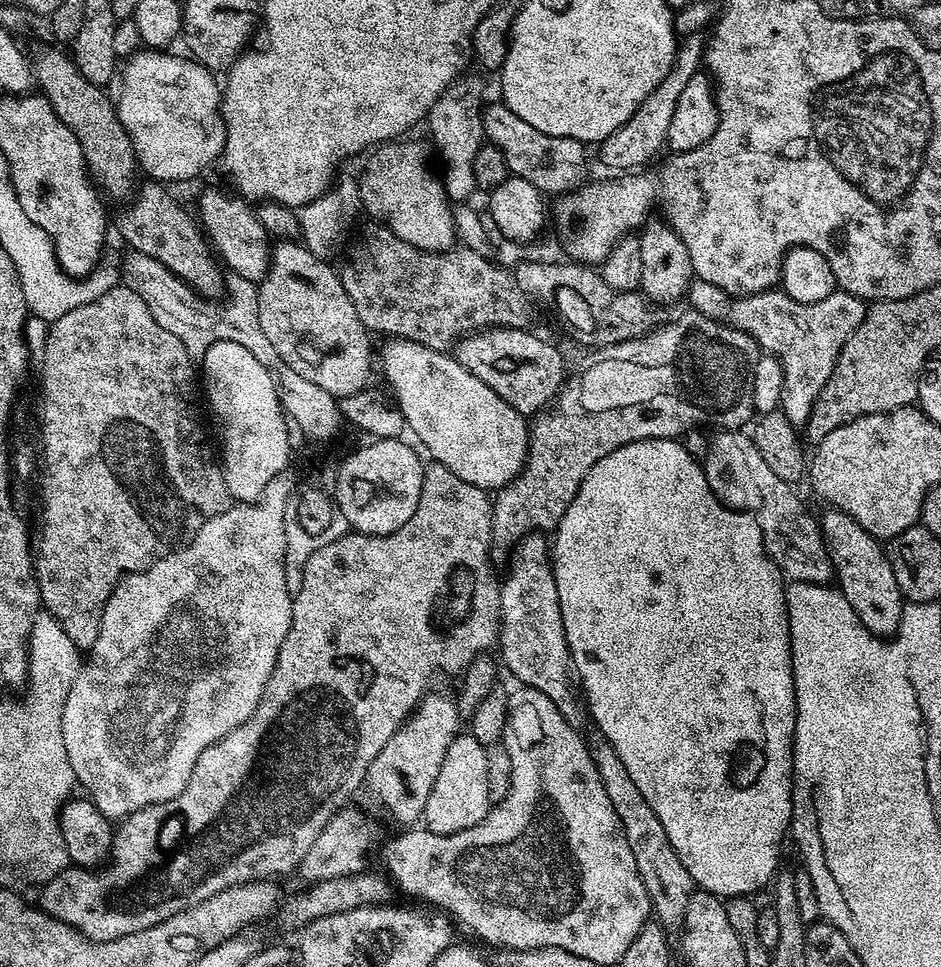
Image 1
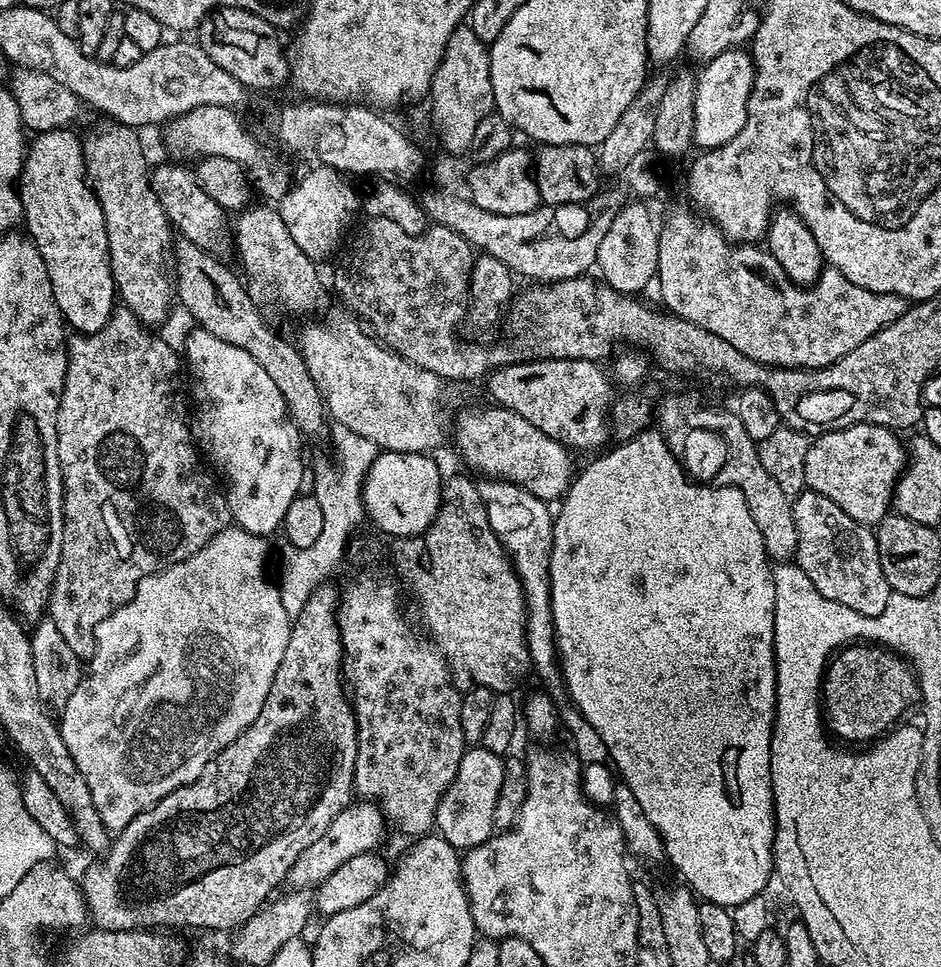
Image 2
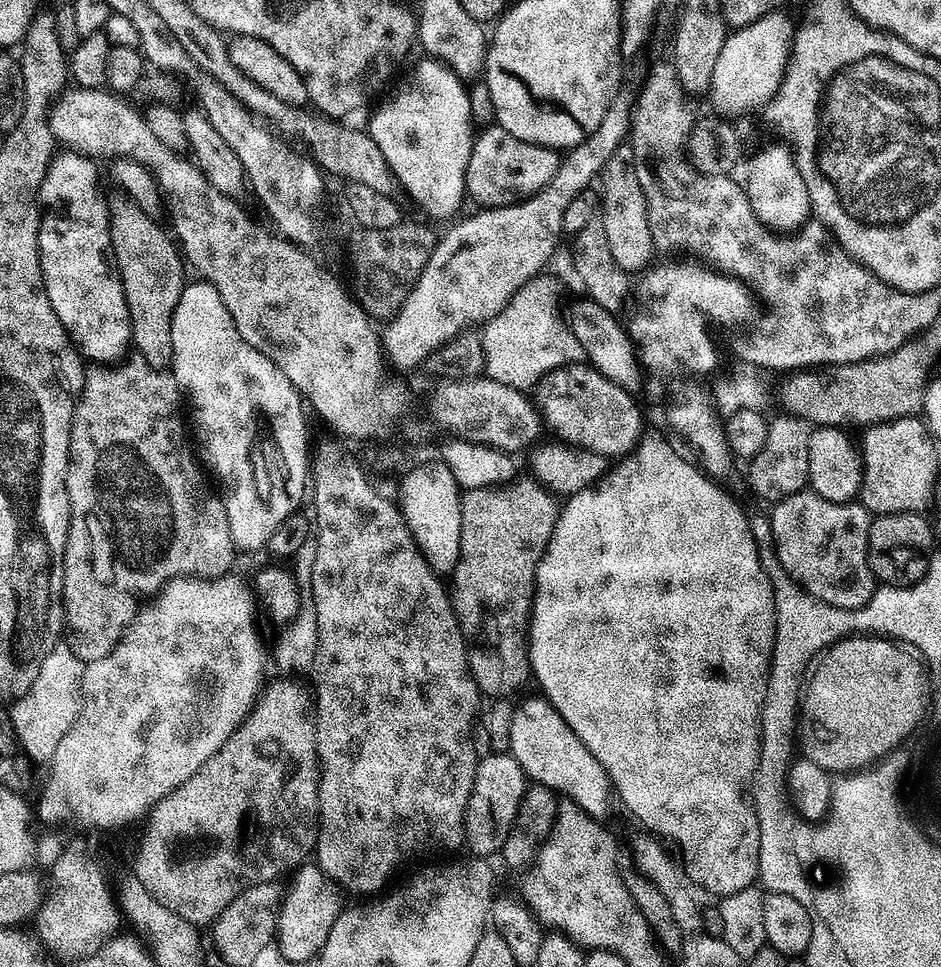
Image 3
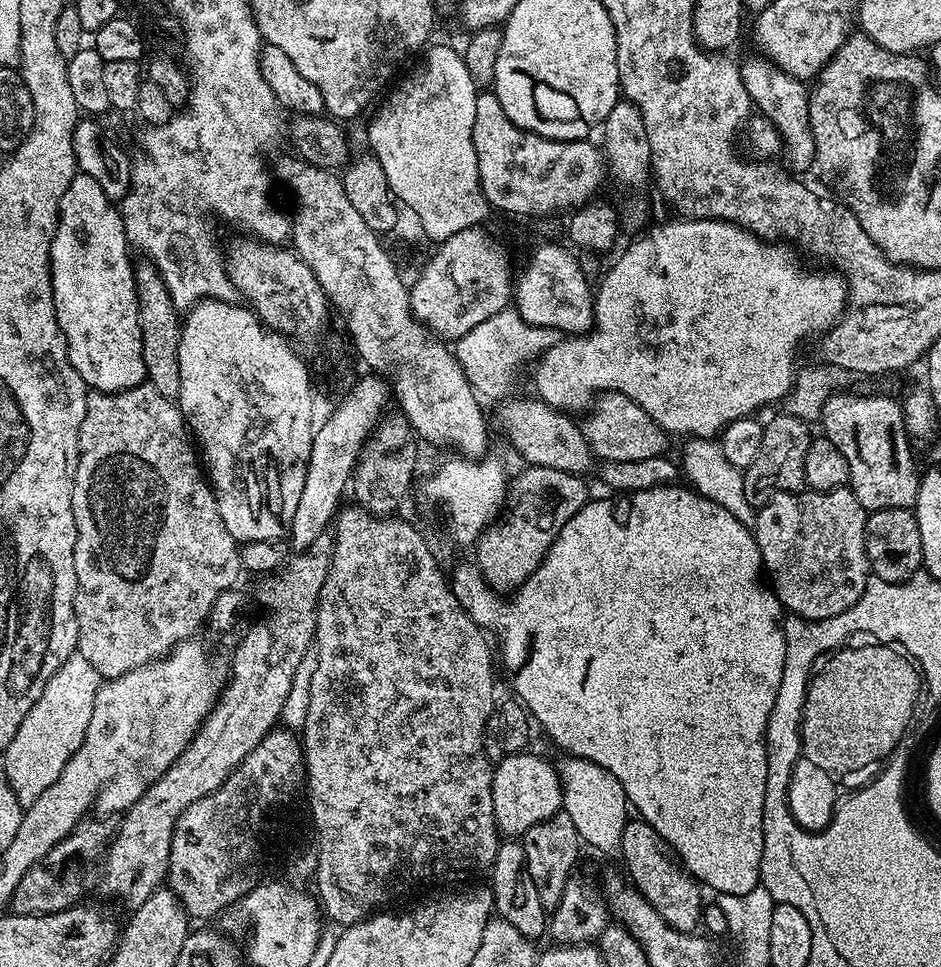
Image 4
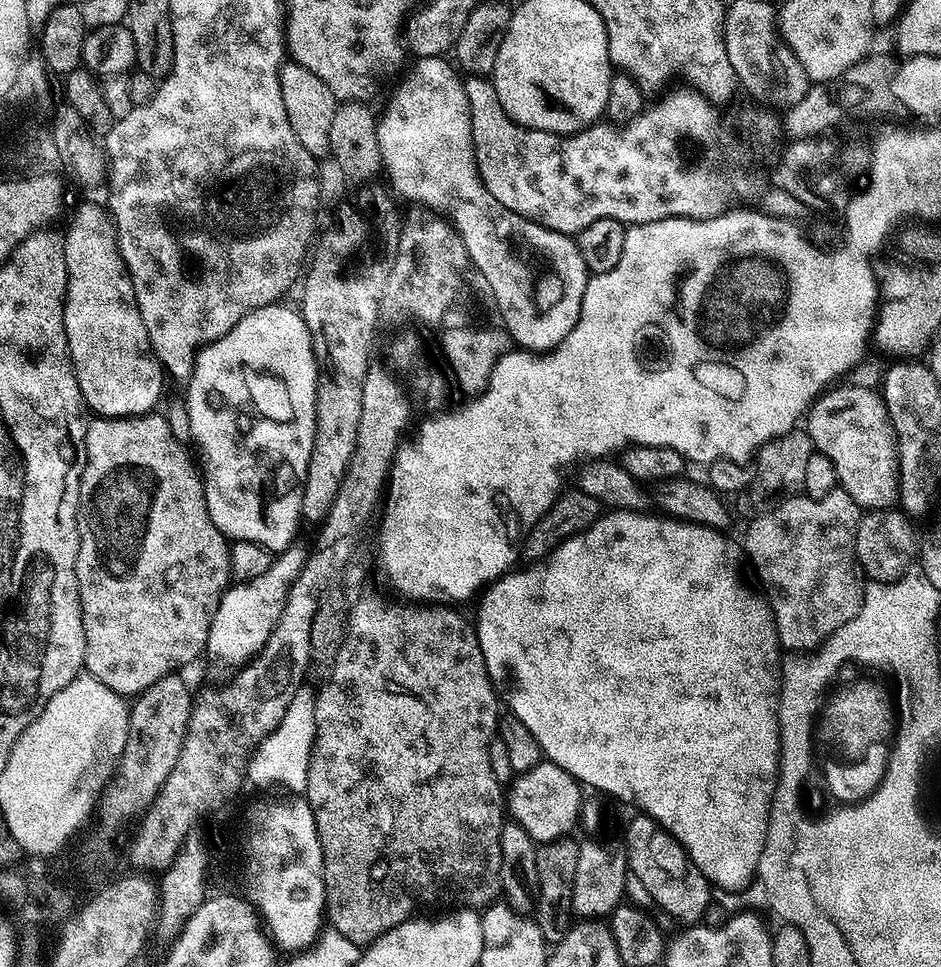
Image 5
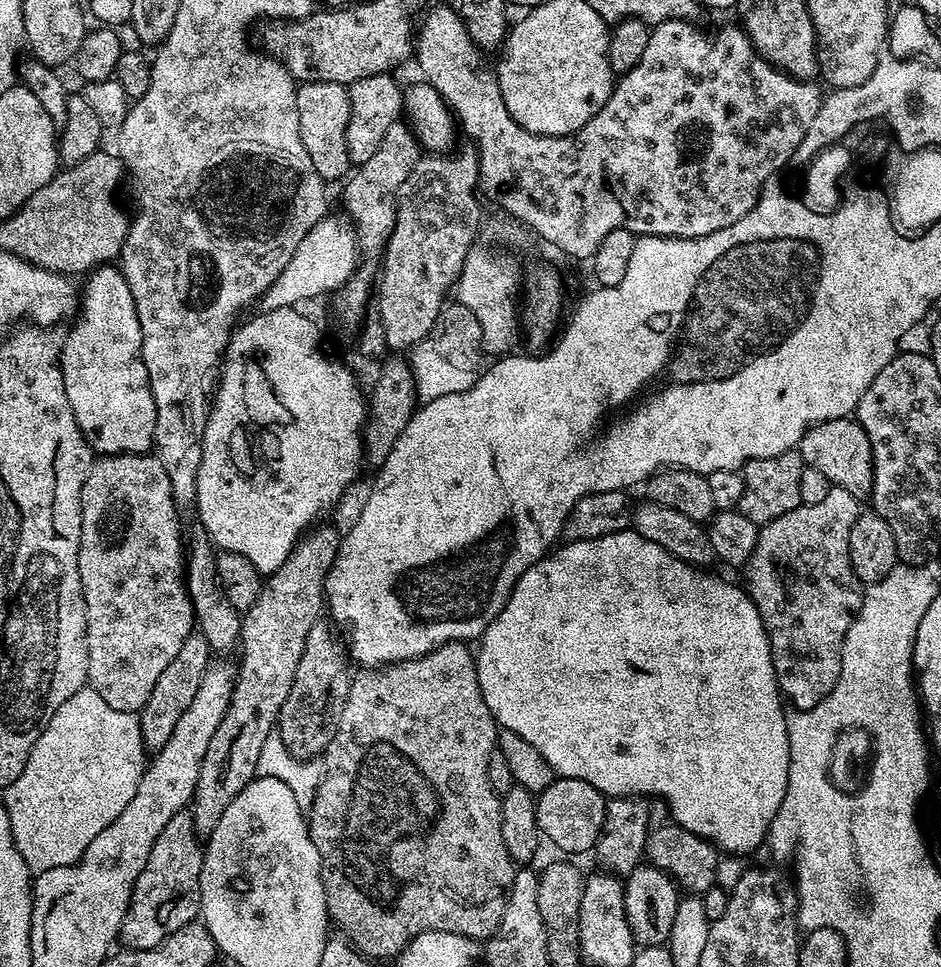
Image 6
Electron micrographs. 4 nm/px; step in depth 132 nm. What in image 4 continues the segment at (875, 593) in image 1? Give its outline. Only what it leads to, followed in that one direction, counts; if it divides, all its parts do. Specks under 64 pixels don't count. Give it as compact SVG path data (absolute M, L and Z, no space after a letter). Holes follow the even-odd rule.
M848 486L832 492L783 492L770 498L770 502L757 511L754 535L760 551L760 563L785 613L801 616L804 620L825 620L850 610L850 606L862 598L870 583L864 541L868 517L869 513Z

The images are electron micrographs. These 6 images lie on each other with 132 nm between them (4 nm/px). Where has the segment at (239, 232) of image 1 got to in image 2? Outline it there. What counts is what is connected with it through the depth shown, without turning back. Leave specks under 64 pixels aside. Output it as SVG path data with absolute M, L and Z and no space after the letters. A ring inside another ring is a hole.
M183 163L160 164L151 169L152 189L162 202L162 210L166 214L169 224L173 229L178 230L179 235L185 240L192 241L199 248L215 249L215 244L224 236L224 231L229 231L230 220L226 211L206 194L206 191L199 185L195 175L183 168Z

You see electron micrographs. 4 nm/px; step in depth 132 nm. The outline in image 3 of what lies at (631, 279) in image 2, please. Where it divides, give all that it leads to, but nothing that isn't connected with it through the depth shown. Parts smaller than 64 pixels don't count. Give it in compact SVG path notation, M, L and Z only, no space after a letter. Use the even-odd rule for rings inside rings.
M622 146L614 150L610 162L606 162L604 171L598 177L599 184L602 217L611 257L624 273L640 272L651 262L654 249L650 238L650 218L646 214L646 194L642 194L642 186L638 186L638 174L634 174L631 147Z

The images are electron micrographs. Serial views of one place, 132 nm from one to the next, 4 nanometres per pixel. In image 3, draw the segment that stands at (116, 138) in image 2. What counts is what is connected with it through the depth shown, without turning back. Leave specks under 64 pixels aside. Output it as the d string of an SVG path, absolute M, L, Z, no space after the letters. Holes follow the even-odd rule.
M116 194L116 197L108 200L112 259L126 294L126 306L130 310L131 347L135 355L141 356L150 366L167 369L174 354L170 326L174 322L174 306L178 306L186 283L186 261L177 241L167 231L164 233L156 223L126 195Z

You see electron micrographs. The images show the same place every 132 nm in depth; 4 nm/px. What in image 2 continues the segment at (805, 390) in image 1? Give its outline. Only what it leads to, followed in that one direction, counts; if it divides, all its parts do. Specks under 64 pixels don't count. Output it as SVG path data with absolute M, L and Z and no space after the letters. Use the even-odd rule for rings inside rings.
M688 206L674 209L664 224L662 220L658 231L656 280L664 299L663 307L694 322L694 326L702 326L702 330L710 330L710 334L718 334L718 338L726 338L734 350L742 350L746 358L757 360L759 364L789 370L827 368L835 360L850 354L854 346L862 346L862 342L878 329L896 320L906 307L901 296L862 290L862 286L854 286L846 274L831 266L825 267L814 283L807 286L795 284L763 247L752 242L740 242L734 246L711 220Z

